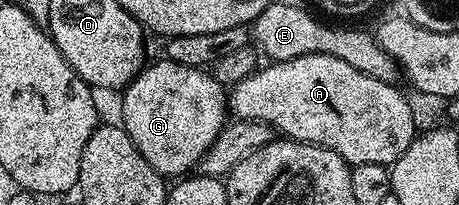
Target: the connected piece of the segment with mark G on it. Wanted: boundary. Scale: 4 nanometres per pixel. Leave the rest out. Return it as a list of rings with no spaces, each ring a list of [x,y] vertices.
[[[160,58],[156,64],[148,63],[143,67],[122,89],[121,96],[121,127],[129,134],[133,146],[137,146],[141,158],[164,178],[186,177],[216,138],[224,135],[229,96],[210,71]]]

